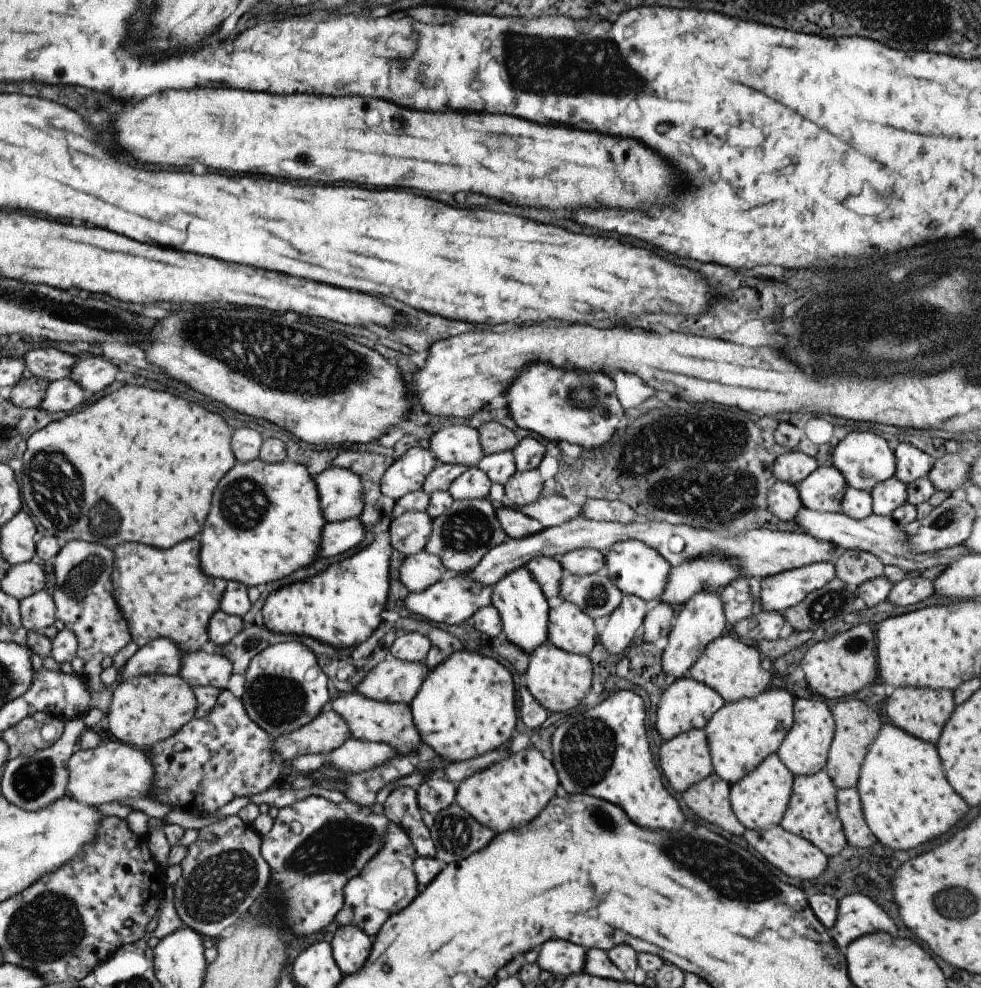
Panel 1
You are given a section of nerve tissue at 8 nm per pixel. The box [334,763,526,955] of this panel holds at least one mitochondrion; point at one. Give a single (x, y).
(454, 832)

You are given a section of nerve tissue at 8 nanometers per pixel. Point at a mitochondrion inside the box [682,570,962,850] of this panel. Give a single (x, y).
(826, 605)

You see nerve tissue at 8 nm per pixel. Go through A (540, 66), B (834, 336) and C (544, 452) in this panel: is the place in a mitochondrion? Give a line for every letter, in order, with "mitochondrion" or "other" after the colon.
A: mitochondrion
B: mitochondrion
C: other

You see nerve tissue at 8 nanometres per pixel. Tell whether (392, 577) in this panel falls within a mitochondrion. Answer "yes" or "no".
no

